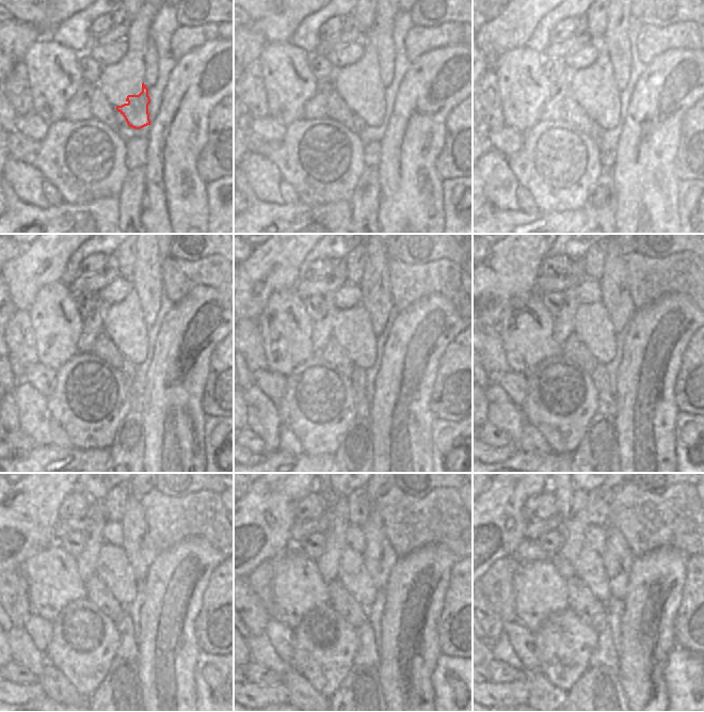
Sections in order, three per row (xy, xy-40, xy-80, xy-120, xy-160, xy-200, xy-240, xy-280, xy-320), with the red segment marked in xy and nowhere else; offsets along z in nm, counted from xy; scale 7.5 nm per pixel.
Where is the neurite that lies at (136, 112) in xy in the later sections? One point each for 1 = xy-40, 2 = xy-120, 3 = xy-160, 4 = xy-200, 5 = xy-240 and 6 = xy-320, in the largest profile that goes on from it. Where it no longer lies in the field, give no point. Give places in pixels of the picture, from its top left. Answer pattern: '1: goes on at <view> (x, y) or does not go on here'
1: goes on at xy-40 (372, 111)
2: goes on at xy-120 (128, 352)
3: goes on at xy-160 (365, 356)
4: goes on at xy-200 (604, 351)
5: goes on at xy-240 (125, 591)
6: goes on at xy-320 (601, 589)

